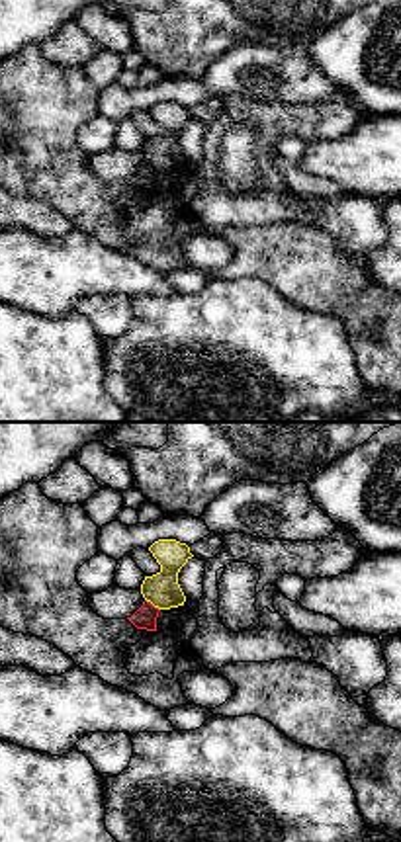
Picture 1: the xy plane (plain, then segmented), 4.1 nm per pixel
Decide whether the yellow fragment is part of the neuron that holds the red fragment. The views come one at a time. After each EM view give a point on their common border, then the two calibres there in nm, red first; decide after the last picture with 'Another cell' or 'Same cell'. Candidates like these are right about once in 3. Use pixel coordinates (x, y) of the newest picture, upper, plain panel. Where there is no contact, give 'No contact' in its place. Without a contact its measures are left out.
Touches red at (151, 167). Thickness 100 nm (red) against 140 nm

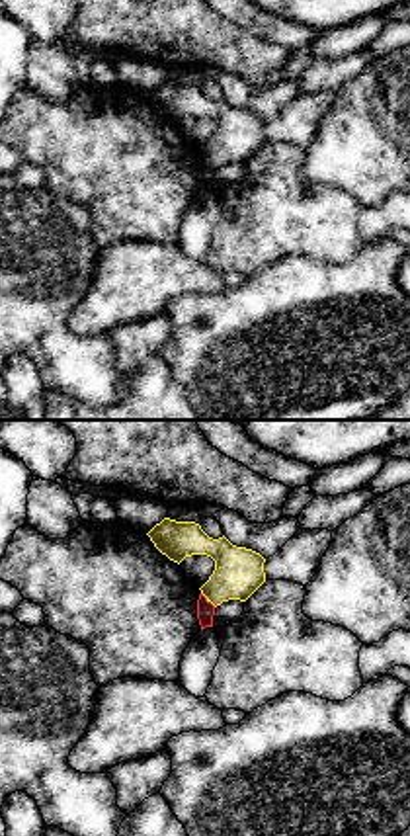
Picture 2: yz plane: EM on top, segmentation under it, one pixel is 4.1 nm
Touches red at (209, 165). Thickness 80 nm (red) against 200 nm

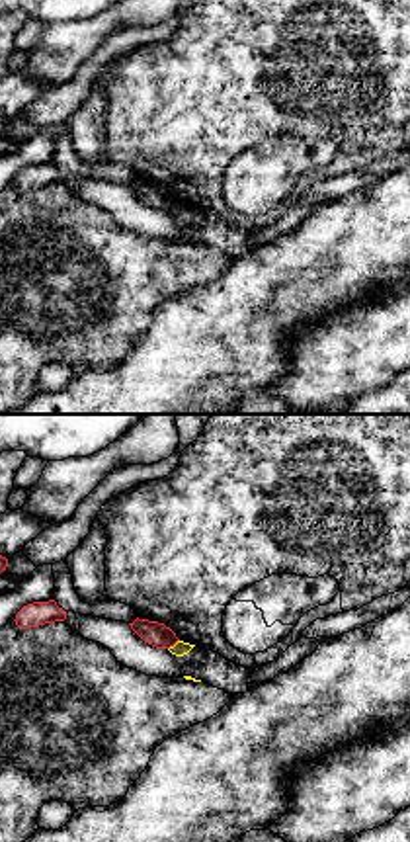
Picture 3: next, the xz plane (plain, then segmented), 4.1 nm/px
Touches red at (172, 208). Thickness 100 nm (red) against 60 nm

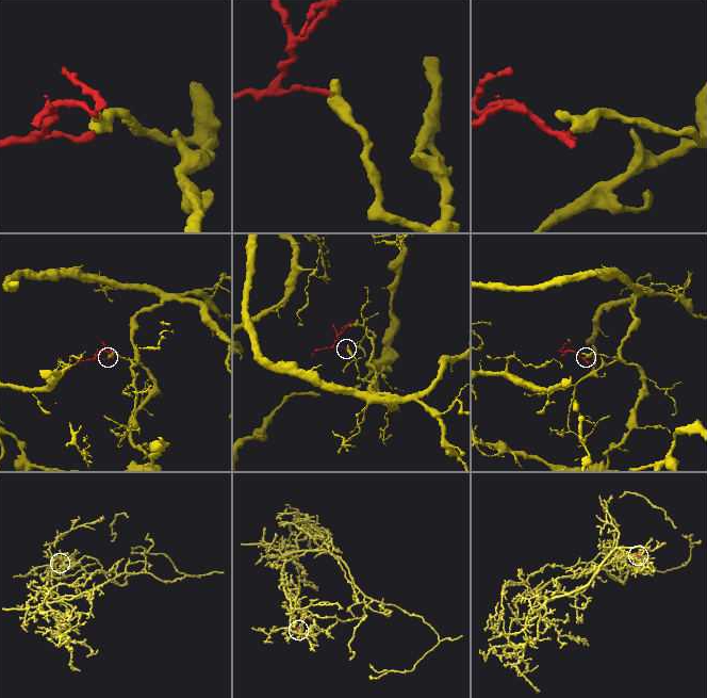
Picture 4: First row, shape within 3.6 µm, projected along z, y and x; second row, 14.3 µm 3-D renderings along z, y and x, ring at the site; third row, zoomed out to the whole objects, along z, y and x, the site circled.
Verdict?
Another cell

